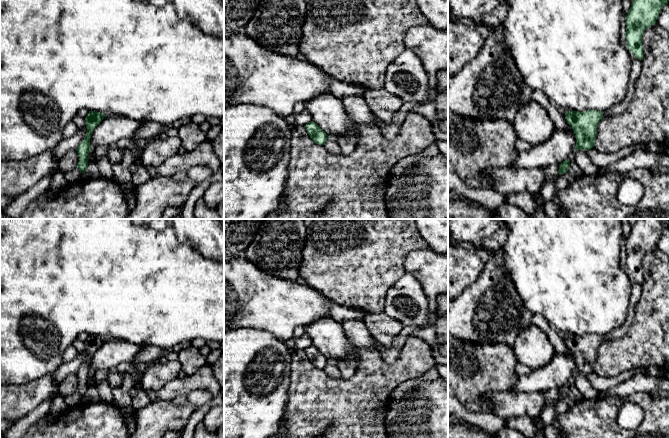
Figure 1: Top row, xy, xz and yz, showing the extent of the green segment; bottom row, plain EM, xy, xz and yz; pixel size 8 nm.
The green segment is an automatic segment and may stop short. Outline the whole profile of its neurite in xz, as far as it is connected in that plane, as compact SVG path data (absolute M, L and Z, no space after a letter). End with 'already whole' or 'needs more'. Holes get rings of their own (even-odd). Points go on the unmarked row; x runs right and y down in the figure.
M311 345L305 349L310 362L315 368L324 369L328 364L327 358L315 346Z; already whole

